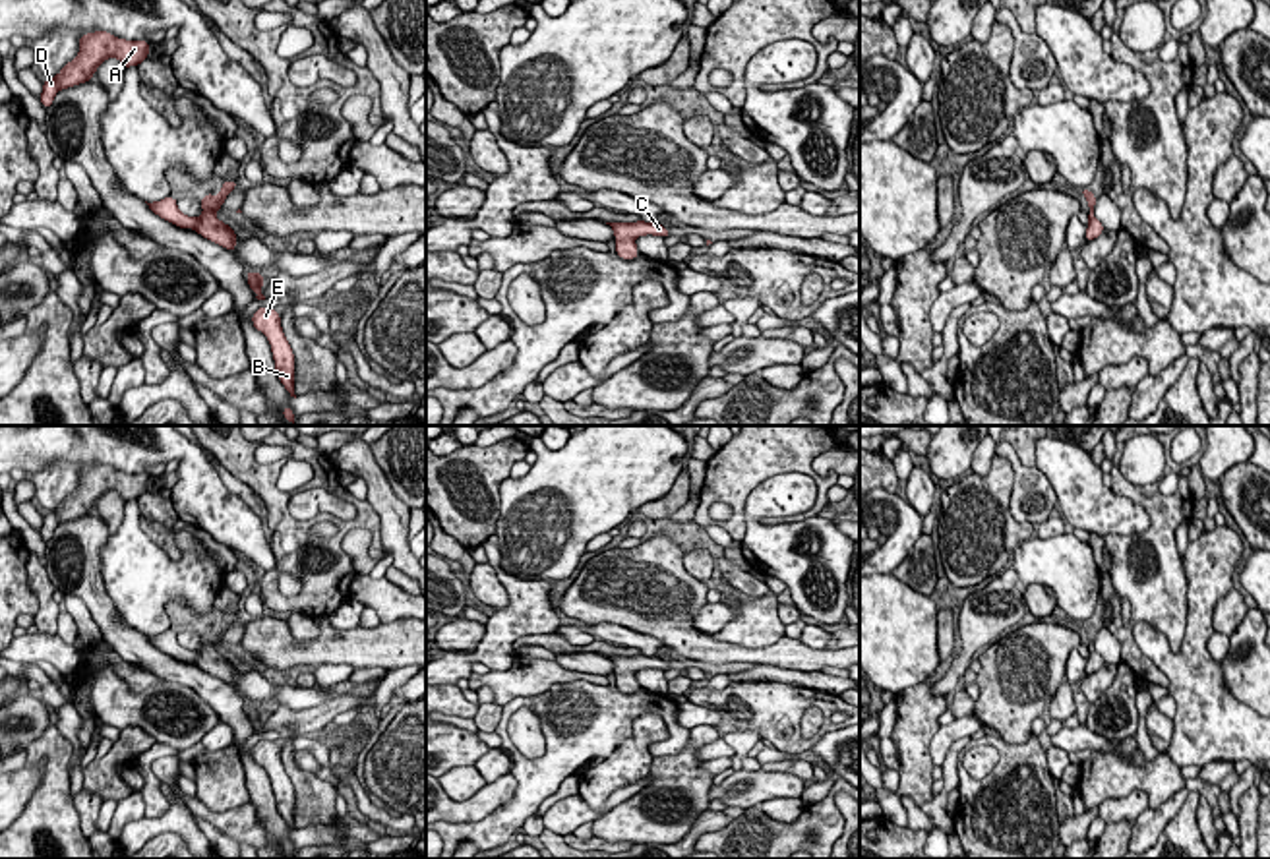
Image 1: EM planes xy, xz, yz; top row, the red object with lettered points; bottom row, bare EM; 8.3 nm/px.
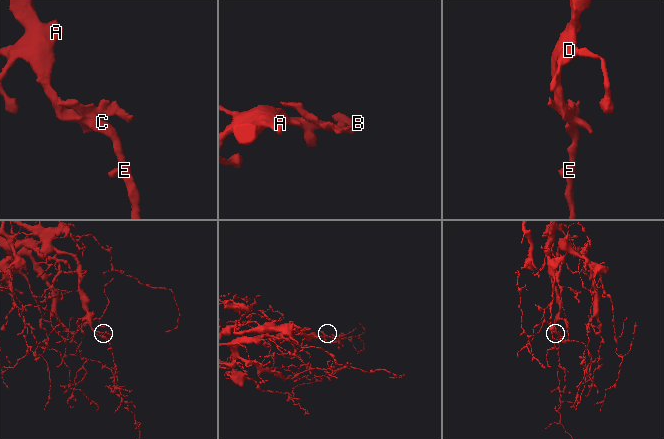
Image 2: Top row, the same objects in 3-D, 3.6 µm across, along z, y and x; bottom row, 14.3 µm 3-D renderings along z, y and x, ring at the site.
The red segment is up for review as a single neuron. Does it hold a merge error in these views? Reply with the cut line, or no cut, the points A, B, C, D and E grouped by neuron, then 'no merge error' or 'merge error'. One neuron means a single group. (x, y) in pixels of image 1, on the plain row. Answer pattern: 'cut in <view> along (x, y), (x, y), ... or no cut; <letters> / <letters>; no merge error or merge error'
no cut; A B C D E; no merge error

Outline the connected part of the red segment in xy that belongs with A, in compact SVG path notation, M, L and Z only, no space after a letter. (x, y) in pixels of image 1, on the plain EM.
M106 464L77 470L79 486L58 509L43 517L41 536L48 542L60 522L68 522L93 513L93 507L106 491L118 491L124 501L139 499L149 488L149 474L126 474Z

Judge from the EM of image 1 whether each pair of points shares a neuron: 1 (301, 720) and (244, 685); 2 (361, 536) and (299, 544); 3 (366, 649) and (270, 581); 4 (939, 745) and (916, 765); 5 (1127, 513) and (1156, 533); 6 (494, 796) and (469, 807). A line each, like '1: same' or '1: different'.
1: different
2: different
3: different
4: different
5: different
6: same

